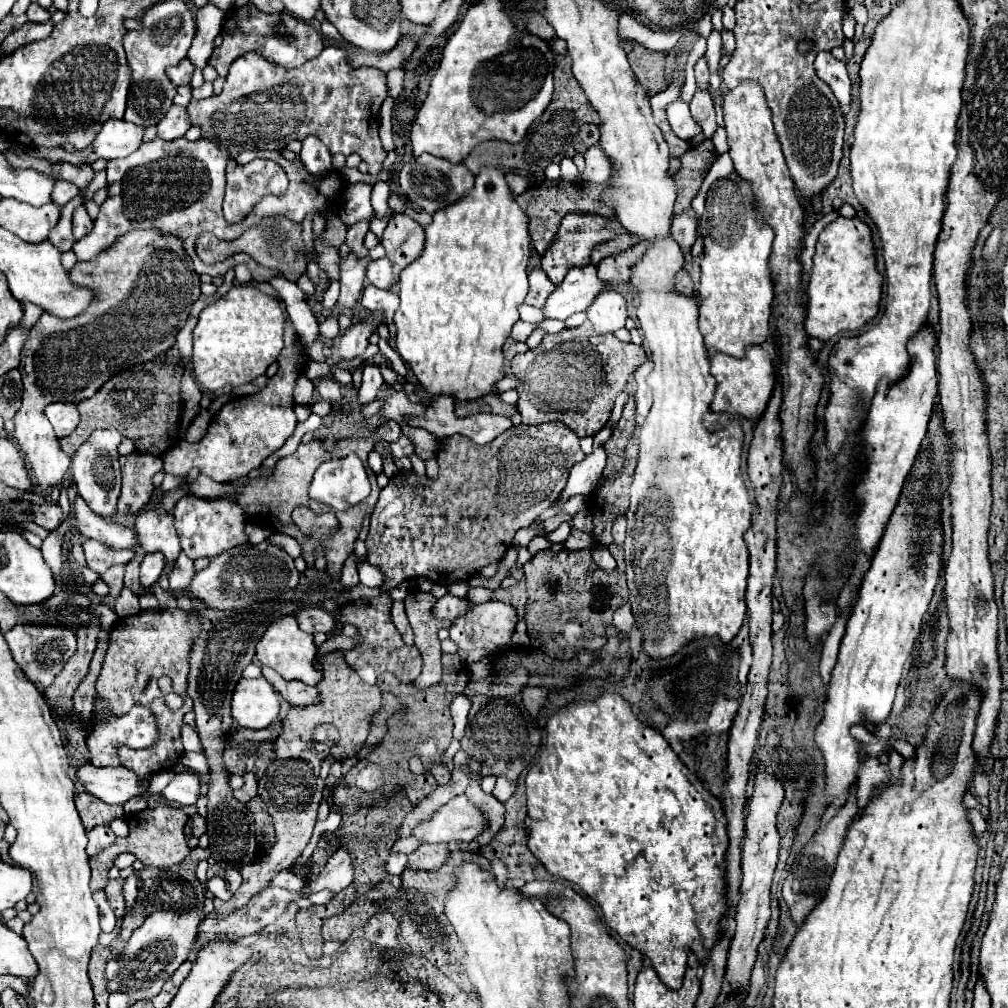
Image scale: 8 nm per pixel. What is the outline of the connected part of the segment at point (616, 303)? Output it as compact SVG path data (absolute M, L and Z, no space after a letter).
M605 289L597 295L595 303L587 309L589 321L599 333L615 333L625 327L627 319L627 301L621 293L613 289Z

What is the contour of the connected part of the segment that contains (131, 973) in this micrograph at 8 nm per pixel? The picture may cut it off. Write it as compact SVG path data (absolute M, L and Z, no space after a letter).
M205 899L203 907L189 913L175 913L175 911L155 911L151 913L145 923L133 931L131 939L127 941L125 949L107 963L107 979L109 991L123 991L131 997L131 1001L139 999L153 999L163 983L175 973L175 969L189 957L191 949L197 943L197 933L201 921L214 909L212 899Z

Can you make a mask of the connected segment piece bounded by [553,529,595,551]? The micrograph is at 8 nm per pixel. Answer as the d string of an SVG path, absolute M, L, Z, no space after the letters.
M573 529L569 539L565 541L565 545L553 545L553 551L559 551L563 547L567 547L567 549L593 549L595 547L595 539L589 533Z

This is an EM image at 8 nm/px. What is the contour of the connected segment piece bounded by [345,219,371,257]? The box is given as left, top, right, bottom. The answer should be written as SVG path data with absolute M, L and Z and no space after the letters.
M363 219L363 221L359 221L359 223L355 223L353 227L349 227L349 231L347 231L347 245L351 247L351 251L355 253L355 255L359 255L359 257L363 257L363 255L367 255L369 251L367 251L367 247L363 245L363 237L365 237L365 233L369 231L369 221L371 219Z

